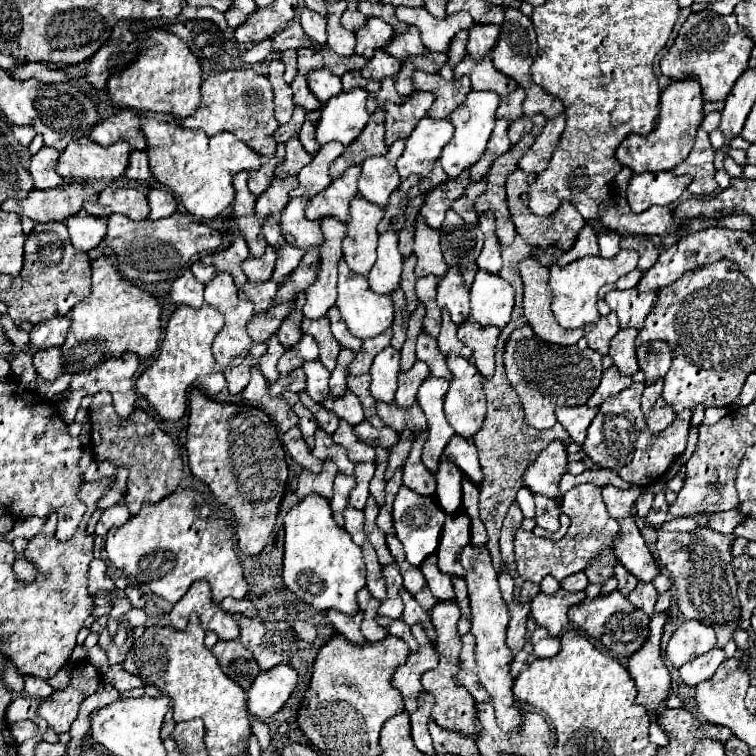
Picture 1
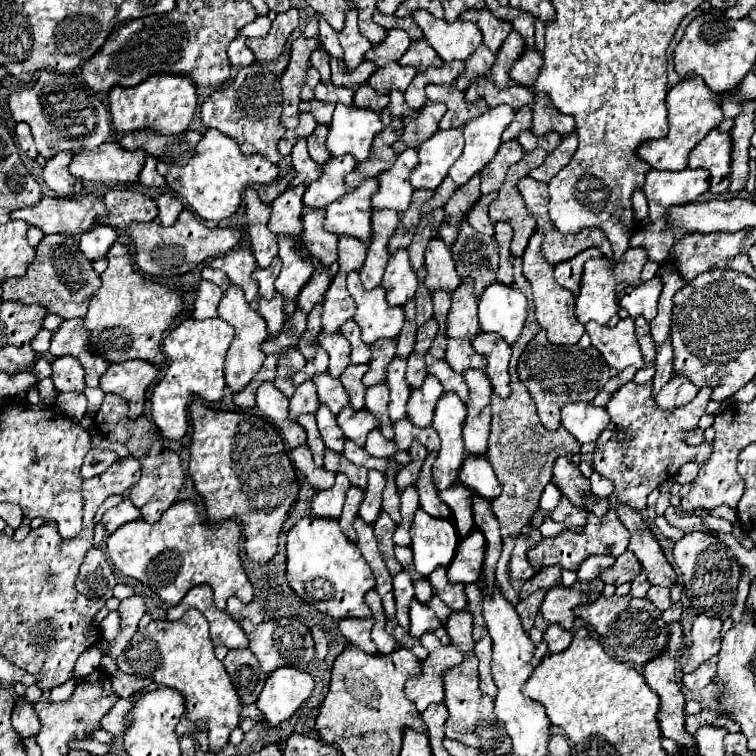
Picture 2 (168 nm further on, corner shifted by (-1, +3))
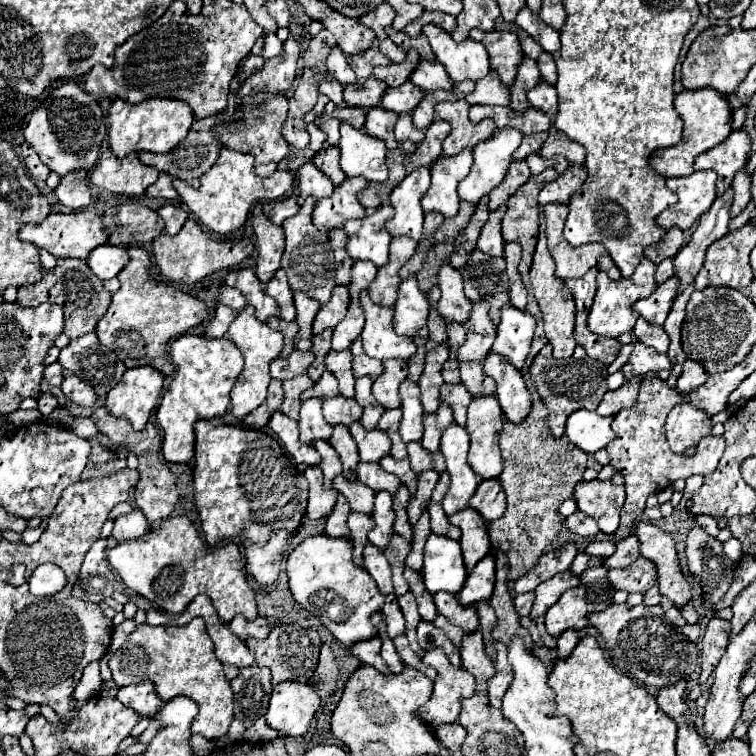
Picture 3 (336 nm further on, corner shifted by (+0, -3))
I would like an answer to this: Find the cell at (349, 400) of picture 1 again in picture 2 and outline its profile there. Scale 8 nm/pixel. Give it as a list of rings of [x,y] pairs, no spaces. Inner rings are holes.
[[[343,409],[339,415],[337,415],[337,421],[339,421],[339,427],[343,429],[345,437],[355,441],[359,447],[365,447],[365,439],[367,435],[373,431],[373,429],[379,429],[381,423],[367,411],[355,411],[355,409]]]

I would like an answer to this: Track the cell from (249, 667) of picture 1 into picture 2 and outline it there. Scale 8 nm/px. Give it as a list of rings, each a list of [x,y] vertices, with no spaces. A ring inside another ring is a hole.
[[[233,649],[227,653],[223,665],[231,675],[231,683],[235,685],[241,703],[255,703],[267,681],[267,673],[261,669],[257,657],[249,649]]]

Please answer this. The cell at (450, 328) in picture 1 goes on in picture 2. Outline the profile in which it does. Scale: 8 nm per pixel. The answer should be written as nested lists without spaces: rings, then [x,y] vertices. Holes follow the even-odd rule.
[[[449,339],[449,343],[447,343],[447,363],[451,363],[451,367],[455,367],[457,373],[463,373],[467,369],[485,371],[485,367],[487,367],[485,359],[479,353],[475,353],[469,339]]]

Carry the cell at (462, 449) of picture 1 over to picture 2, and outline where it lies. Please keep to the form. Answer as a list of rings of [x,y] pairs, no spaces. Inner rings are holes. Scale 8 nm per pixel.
[[[467,455],[459,471],[459,481],[487,501],[493,501],[501,493],[501,485],[491,469],[491,463],[485,457]]]

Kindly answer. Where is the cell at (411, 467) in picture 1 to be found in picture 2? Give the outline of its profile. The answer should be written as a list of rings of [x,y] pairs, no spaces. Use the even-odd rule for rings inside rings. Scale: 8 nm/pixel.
[[[429,453],[423,469],[421,469],[421,477],[417,483],[417,491],[419,491],[419,501],[421,501],[421,509],[425,513],[429,513],[431,517],[441,517],[441,519],[449,519],[451,517],[451,509],[447,509],[447,505],[439,499],[439,493],[433,485],[433,477],[431,477],[431,467],[435,463],[437,453]]]

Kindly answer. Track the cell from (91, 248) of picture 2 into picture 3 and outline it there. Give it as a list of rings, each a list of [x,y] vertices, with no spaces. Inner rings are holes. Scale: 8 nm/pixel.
[[[100,245],[94,251],[90,251],[86,263],[94,271],[96,277],[100,279],[112,279],[118,275],[118,271],[128,263],[128,253],[126,247],[118,245]]]

